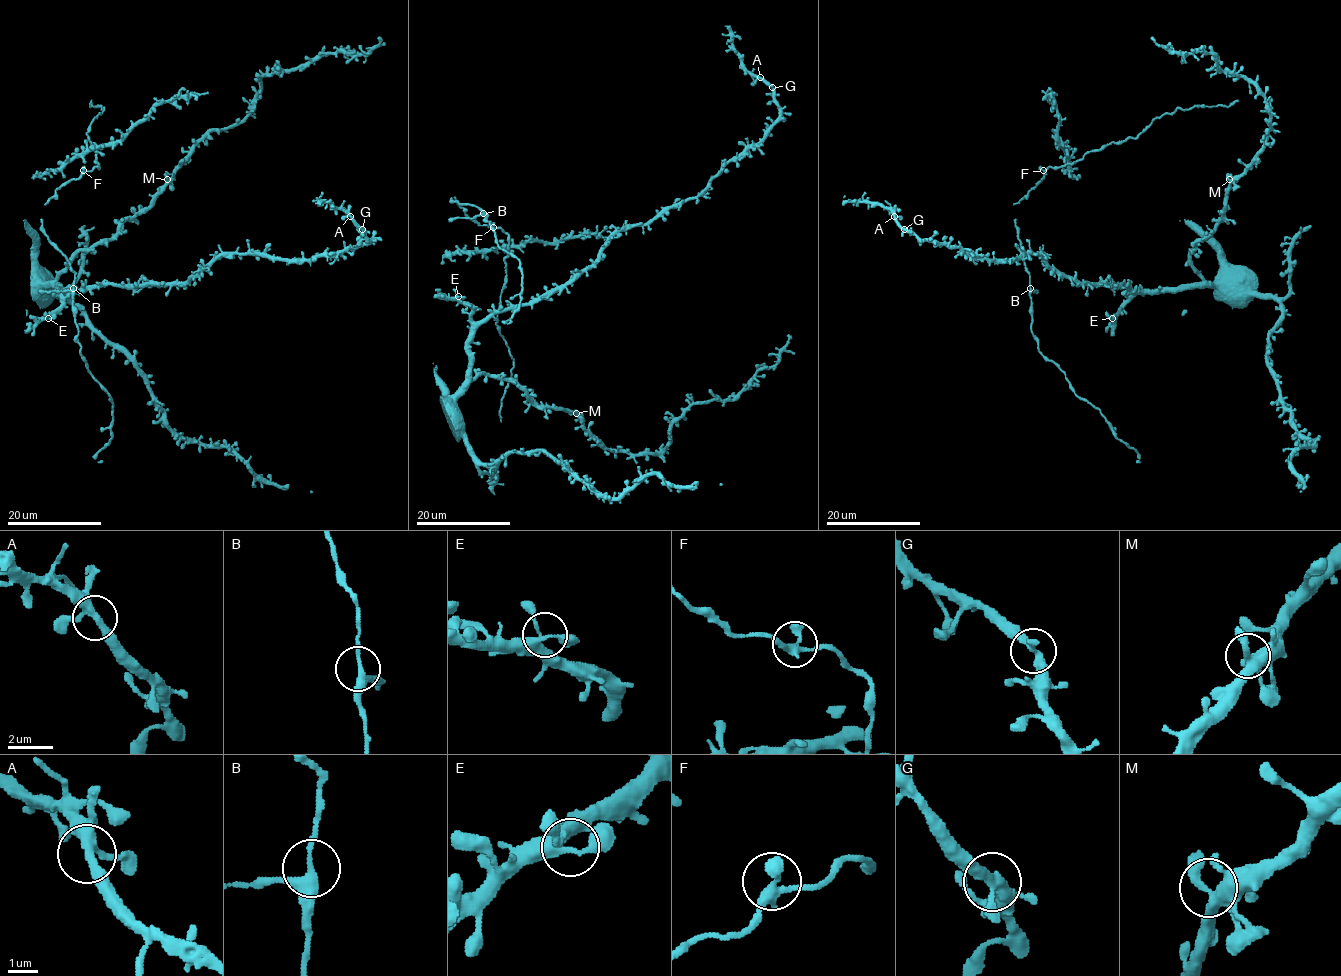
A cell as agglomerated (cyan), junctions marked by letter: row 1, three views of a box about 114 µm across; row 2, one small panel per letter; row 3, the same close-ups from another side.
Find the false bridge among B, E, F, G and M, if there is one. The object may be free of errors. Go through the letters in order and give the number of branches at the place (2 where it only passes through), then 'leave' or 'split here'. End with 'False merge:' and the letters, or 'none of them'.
B: branches 3; leave
E: branches 4; leave
F: branches 2; leave
G: branches 3; leave
M: branches 3; leave
False merge: none of them

